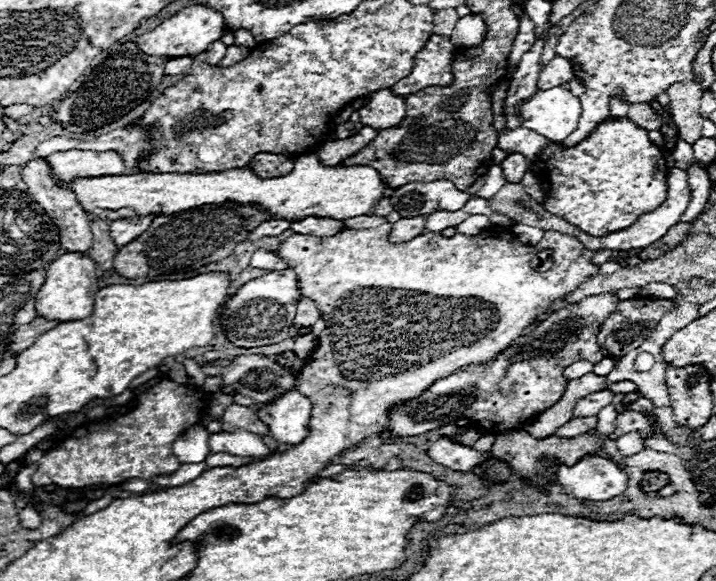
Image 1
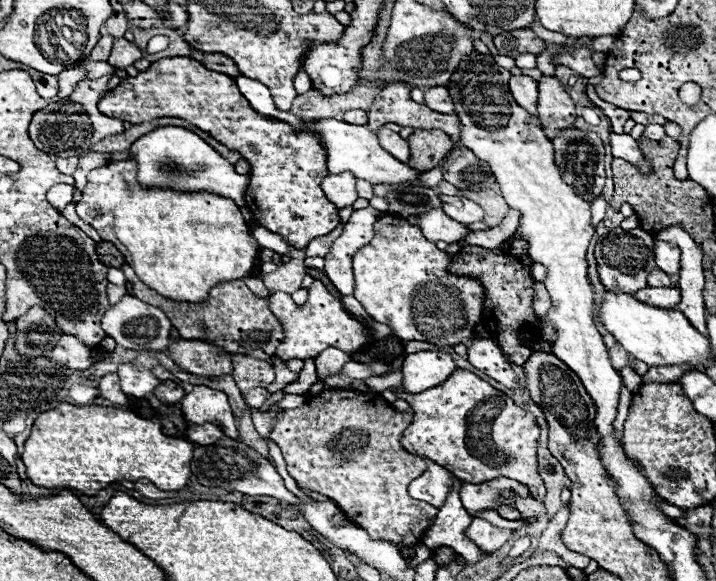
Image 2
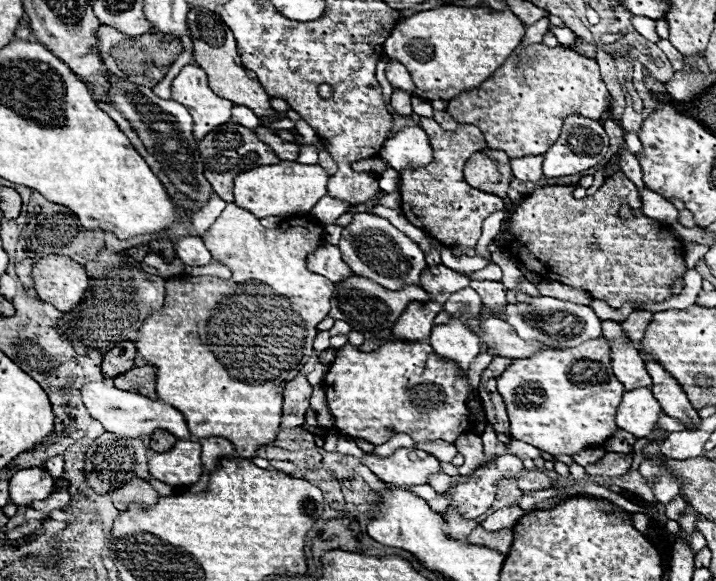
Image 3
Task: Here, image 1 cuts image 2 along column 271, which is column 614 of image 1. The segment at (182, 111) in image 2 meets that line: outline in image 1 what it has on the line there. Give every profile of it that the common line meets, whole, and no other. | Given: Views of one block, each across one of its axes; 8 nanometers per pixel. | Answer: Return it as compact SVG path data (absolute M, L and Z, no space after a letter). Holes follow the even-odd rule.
M628 118L604 120L574 148L562 148L560 144L550 142L542 148L532 172L544 182L544 210L568 220L592 236L628 228L638 216L658 208L668 192L664 152L658 146L652 146L648 132Z

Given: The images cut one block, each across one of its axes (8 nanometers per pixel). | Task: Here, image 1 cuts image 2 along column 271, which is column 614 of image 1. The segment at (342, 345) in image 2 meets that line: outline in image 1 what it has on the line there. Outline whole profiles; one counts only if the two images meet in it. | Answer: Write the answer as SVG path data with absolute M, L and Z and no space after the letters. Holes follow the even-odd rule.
M604 292L552 312L530 334L520 336L490 364L470 364L468 368L456 370L454 374L436 380L422 396L394 406L390 412L390 432L396 436L418 436L446 424L456 424L462 416L488 432L500 432L538 416L562 398L568 382L562 376L562 368L578 360L596 364L608 356L596 344L596 332L604 318L614 312L616 300L616 294Z

